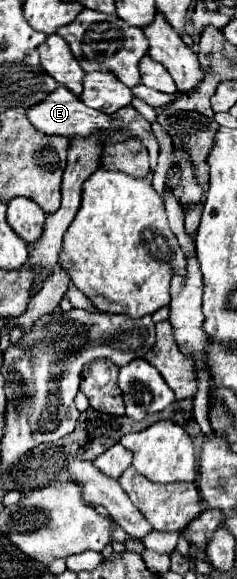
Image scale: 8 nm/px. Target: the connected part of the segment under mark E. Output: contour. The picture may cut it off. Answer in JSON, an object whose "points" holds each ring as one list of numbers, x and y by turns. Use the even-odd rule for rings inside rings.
{"points":[[58,85,52,93,48,93,40,103,34,103,32,107,28,107,26,117,44,135,86,137,86,135,90,135,94,131,112,129,112,117,110,115,106,115,106,113,102,113,98,109,86,107,72,91,66,91,66,87,62,87,62,85]]}

